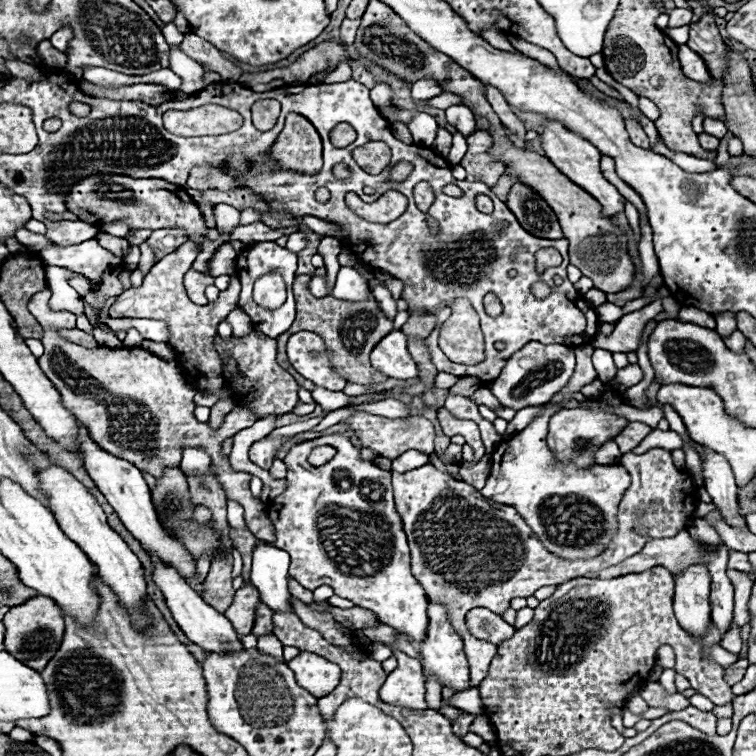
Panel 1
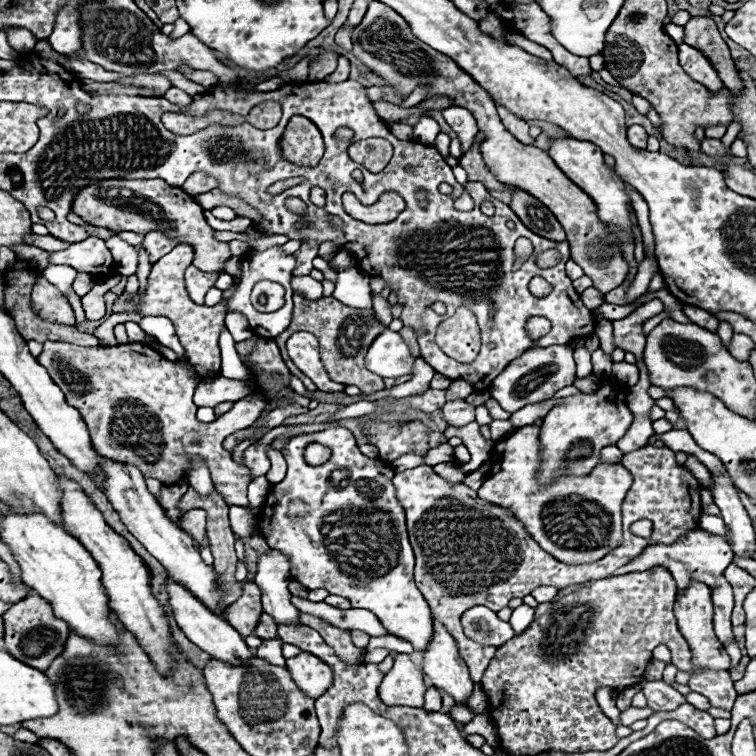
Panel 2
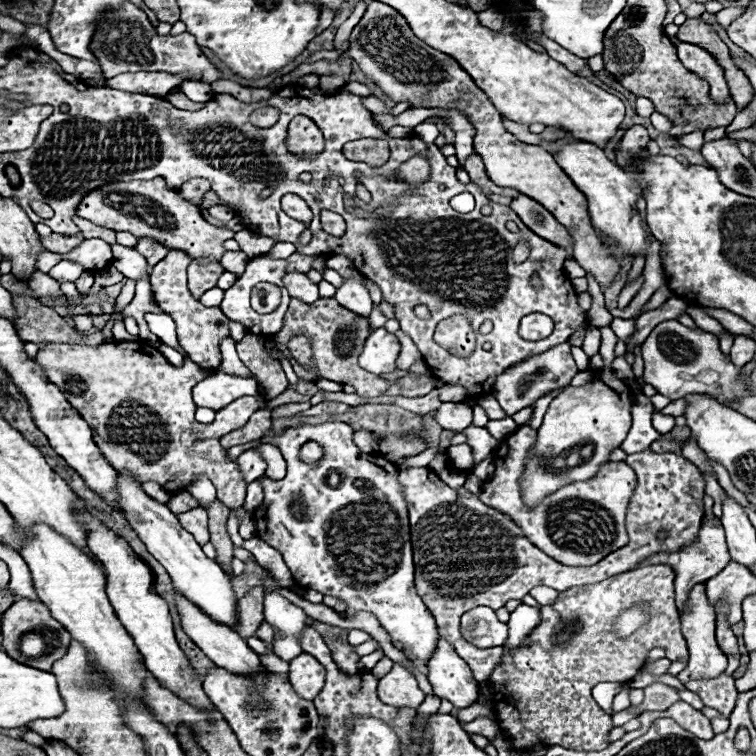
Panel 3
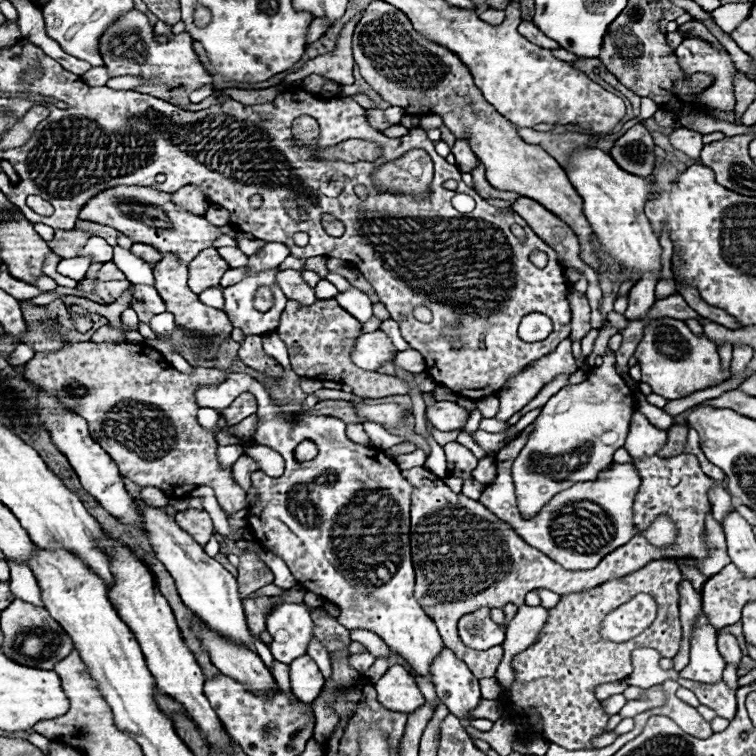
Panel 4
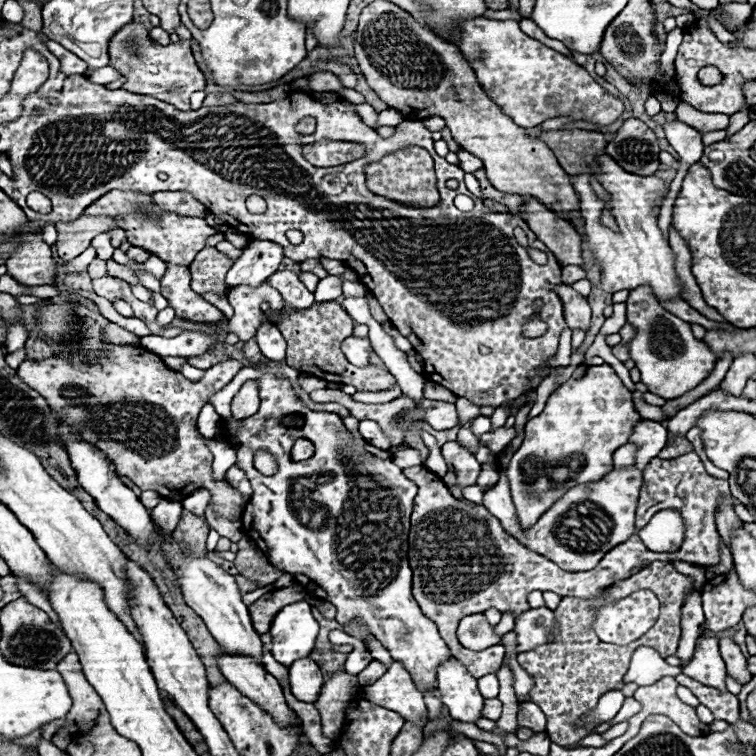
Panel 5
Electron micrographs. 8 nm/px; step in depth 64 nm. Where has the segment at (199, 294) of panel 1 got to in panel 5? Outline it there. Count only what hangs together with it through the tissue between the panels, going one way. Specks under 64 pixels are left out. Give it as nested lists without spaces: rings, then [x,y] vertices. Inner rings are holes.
[[[204,248],[188,266],[192,274],[192,282],[190,282],[192,290],[198,294],[204,294],[210,290],[226,294],[228,286],[224,284],[224,276],[230,270],[230,266],[232,266],[232,260],[220,254],[216,248]]]

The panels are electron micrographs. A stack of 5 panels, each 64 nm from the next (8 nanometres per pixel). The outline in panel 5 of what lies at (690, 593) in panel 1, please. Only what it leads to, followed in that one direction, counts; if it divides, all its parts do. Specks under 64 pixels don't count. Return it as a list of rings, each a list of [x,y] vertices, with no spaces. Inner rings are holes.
[[[714,636],[698,638],[694,656],[682,668],[682,674],[690,676],[706,686],[712,686],[712,688],[726,688],[726,684],[724,684],[726,666],[724,666],[724,660],[720,658],[718,640]]]

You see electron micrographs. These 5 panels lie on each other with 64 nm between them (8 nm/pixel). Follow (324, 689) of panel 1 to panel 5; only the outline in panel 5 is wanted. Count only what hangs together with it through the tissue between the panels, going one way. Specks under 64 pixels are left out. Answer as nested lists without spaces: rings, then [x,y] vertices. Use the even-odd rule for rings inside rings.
[[[300,658],[300,660],[296,660],[288,670],[290,670],[292,694],[294,694],[300,702],[312,704],[312,702],[318,698],[320,688],[322,688],[322,684],[324,684],[324,676],[322,676],[320,668],[314,664],[314,660],[310,660],[310,658]]]

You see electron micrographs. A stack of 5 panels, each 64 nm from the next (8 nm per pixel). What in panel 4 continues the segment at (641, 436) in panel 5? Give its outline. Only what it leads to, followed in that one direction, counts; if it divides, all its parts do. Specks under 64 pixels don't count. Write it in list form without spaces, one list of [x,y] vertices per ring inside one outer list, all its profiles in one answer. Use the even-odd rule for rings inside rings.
[[[634,410],[632,422],[630,422],[630,432],[628,432],[628,438],[624,444],[624,448],[630,452],[630,456],[632,458],[652,456],[664,444],[666,444],[666,432],[652,426],[642,412]]]

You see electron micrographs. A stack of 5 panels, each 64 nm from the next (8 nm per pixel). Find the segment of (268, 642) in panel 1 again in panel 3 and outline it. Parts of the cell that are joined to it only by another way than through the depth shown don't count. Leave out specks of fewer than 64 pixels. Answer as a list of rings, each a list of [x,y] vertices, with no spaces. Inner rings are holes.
[[[272,644],[268,646],[268,654],[260,654],[260,662],[262,662],[262,666],[266,666],[270,672],[280,672],[280,674],[284,674],[284,676],[289,672],[289,663],[284,662],[280,656],[276,656]]]

